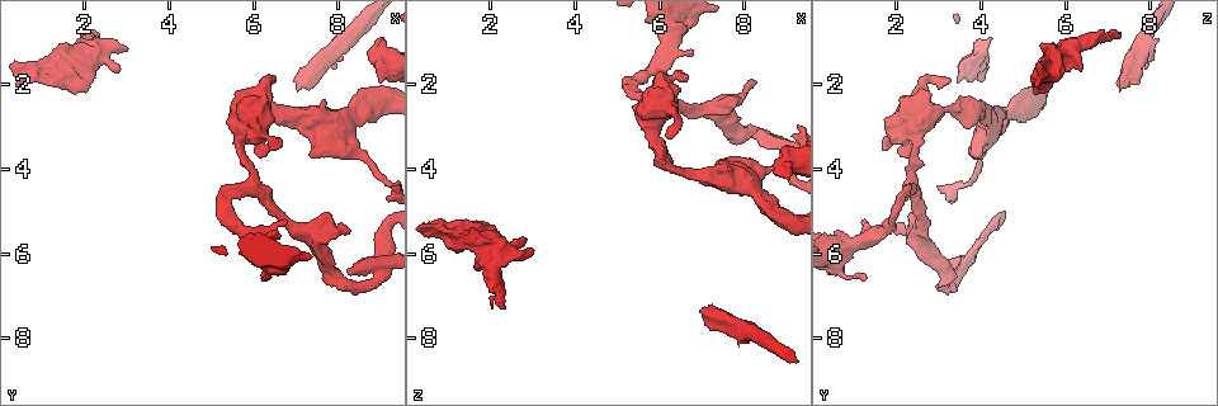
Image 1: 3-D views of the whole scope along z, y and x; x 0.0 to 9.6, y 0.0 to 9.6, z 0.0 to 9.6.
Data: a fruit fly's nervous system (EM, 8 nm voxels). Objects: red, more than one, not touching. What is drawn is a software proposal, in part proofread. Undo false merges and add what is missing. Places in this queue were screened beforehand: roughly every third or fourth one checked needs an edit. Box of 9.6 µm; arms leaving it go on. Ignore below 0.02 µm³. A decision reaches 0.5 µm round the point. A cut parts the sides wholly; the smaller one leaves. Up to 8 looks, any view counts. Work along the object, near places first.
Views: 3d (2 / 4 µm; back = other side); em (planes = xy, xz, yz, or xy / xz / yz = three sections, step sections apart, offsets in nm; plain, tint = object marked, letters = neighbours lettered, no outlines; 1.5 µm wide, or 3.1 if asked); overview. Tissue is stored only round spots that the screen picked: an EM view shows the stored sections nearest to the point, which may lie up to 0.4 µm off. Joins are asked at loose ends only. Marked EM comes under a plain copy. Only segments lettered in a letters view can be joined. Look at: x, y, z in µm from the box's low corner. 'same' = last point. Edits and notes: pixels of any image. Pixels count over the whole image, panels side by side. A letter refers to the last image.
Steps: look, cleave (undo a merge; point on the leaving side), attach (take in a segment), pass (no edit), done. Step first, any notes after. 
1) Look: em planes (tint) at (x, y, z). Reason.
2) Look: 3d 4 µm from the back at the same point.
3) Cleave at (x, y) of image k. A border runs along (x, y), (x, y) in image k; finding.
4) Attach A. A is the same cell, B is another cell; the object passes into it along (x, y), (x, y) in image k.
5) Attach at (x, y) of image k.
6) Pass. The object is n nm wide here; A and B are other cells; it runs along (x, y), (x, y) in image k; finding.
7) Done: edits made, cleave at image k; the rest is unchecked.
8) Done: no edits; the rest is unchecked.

Look: 3d 2 µm at (6.35, 6.65, 1.30). An open end.

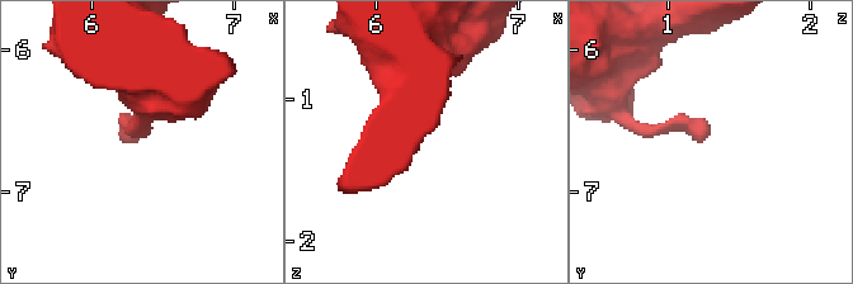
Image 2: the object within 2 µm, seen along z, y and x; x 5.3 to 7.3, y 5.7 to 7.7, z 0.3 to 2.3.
Look: em yz step 8 (letters) at (6.32, 6.66, 1.24).

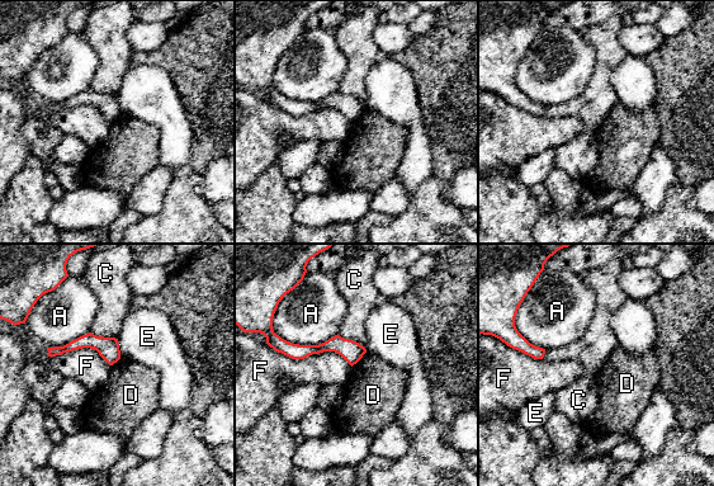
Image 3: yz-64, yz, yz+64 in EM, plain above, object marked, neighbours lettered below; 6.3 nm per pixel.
Pass. A, C, D, E and F are other cells; a border runs along (367, 352), (351, 367) in image 3; none of them fits.

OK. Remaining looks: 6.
Look: em planes (tint) at (9.10, 6.20, 3.60). Abrupt turn.

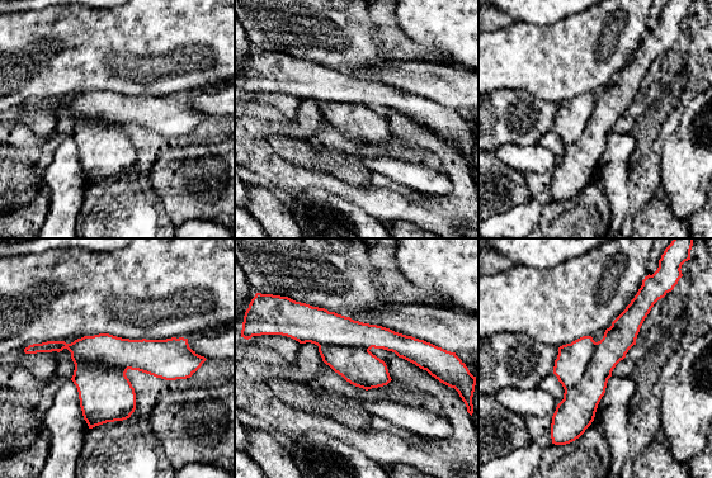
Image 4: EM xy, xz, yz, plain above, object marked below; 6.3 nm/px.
Look: em planes (letters) at the same point. See the neighbours.

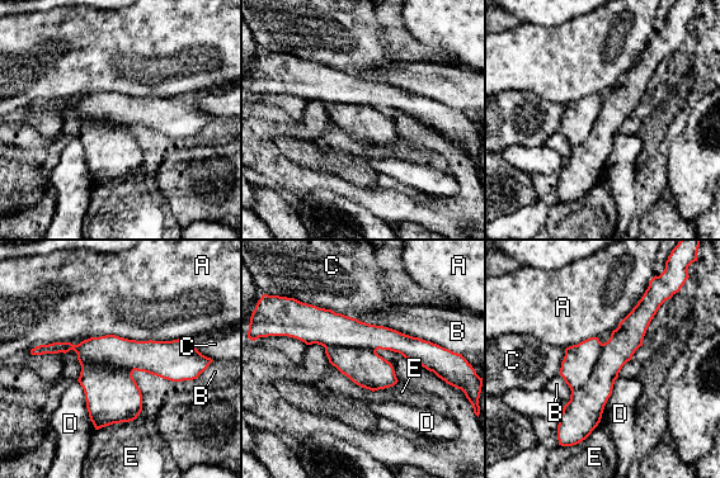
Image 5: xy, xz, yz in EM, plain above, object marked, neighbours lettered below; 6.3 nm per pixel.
Pass. A, B, C, D and E are other cells; one neuron here.

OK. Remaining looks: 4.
Look: 3d 4 µm at (7.10, 2.10, 7.25). Stops while still wide.

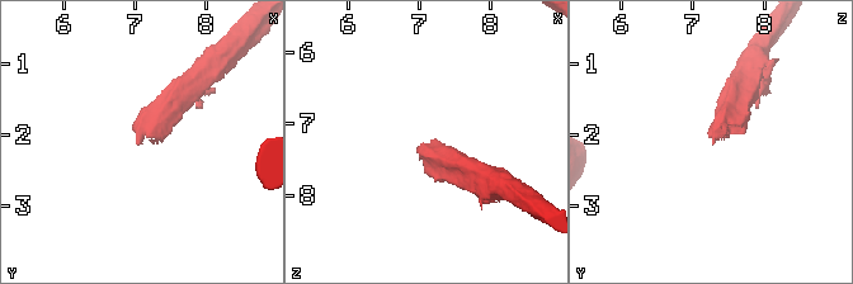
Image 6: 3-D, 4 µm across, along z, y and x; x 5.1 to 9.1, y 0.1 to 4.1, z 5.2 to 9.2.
Look: em planes (letters) at (7.05, 2.15, 7.25). Shape alone is not enough.

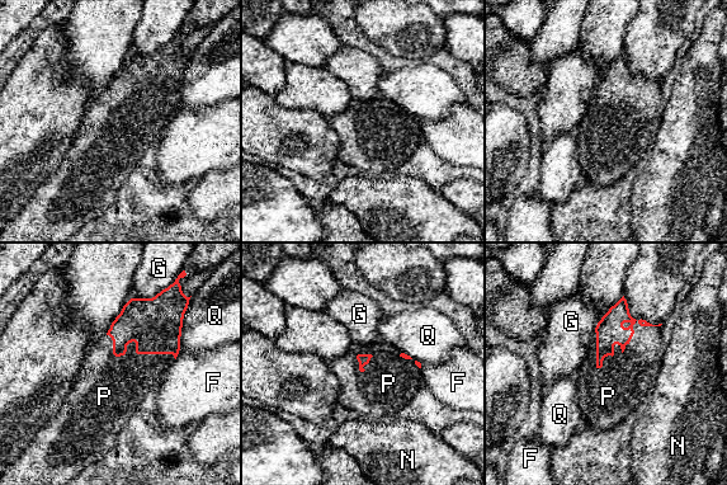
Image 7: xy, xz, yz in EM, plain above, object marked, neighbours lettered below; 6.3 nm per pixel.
Attach P. P is the same cell, F, G, N and Q are other cells; the neuron continues.

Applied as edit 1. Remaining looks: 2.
Done: edits made, attach at image 7; the rest is unchecked.

